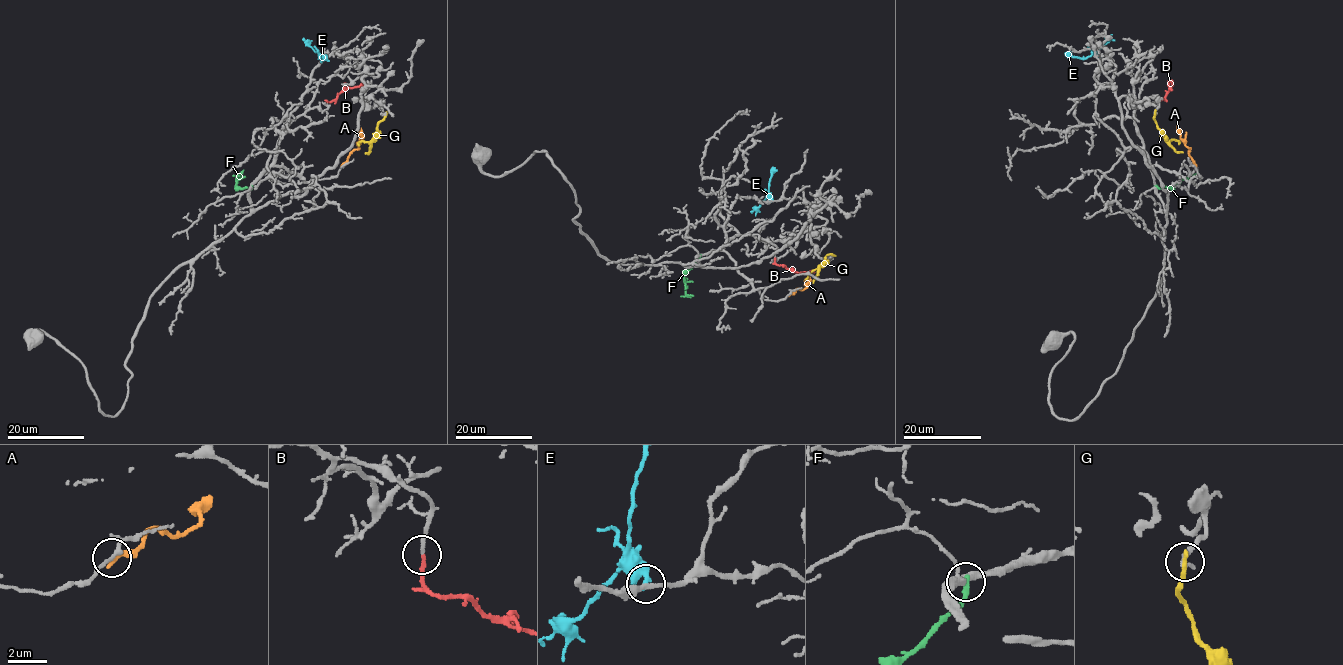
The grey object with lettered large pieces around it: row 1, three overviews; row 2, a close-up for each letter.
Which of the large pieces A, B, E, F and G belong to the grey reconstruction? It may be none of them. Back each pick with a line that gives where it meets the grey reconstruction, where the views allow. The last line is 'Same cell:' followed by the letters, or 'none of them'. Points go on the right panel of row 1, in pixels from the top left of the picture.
B: contact (1156, 101)
Same cell: B

